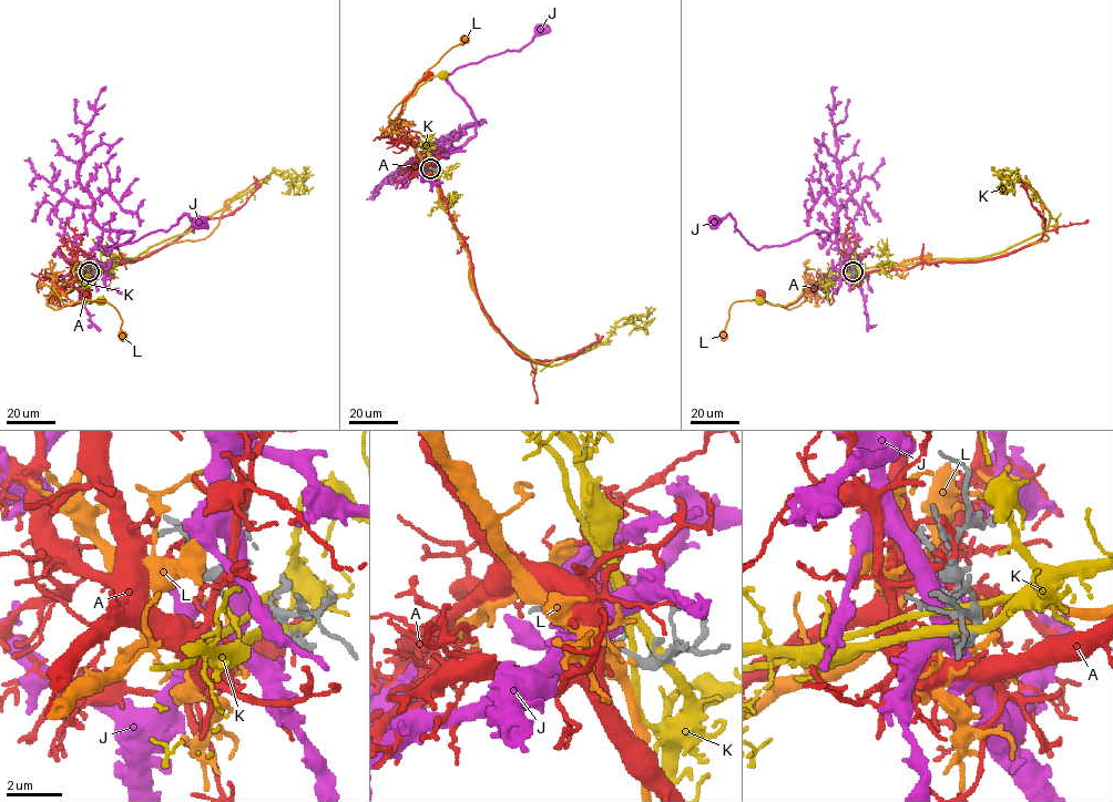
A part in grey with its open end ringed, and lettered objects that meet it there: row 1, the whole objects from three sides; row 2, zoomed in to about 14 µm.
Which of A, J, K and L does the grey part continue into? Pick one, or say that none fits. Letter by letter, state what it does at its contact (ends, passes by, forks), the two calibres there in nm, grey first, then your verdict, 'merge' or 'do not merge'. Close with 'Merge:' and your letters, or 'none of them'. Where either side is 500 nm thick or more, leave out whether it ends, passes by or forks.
A: it ends; calibres 340 and 160 nm; do not merge
J: calibres 360 and 550 nm; do not merge
K: it passes by; calibres 240 and 240 nm; do not merge
L: it forks; calibres 360 and 280 nm; merge
Merge: L

